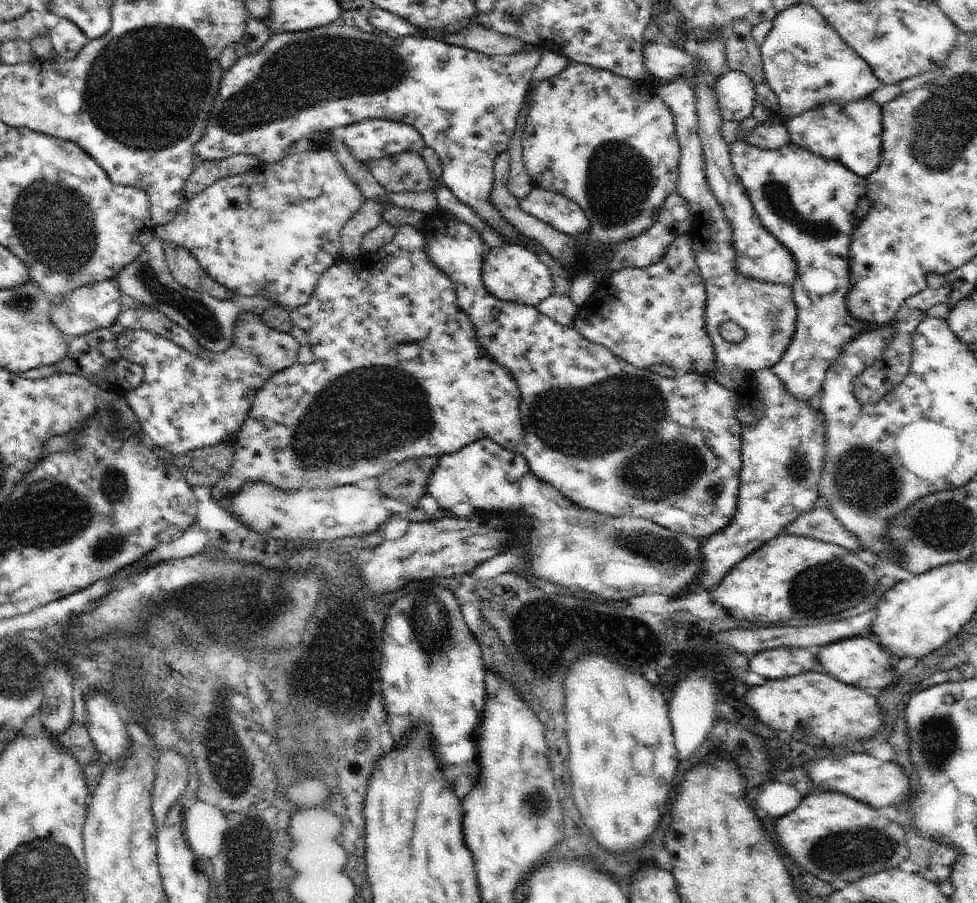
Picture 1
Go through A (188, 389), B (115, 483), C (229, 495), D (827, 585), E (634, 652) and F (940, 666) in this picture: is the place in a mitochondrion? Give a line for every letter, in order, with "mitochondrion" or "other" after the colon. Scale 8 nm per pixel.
A: other
B: mitochondrion
C: other
D: mitochondrion
E: other
F: other

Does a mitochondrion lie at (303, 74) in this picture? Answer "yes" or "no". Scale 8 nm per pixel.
yes

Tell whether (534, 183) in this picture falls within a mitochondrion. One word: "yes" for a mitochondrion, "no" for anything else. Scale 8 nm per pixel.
no

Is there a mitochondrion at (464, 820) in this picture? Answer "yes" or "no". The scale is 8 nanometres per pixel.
no

